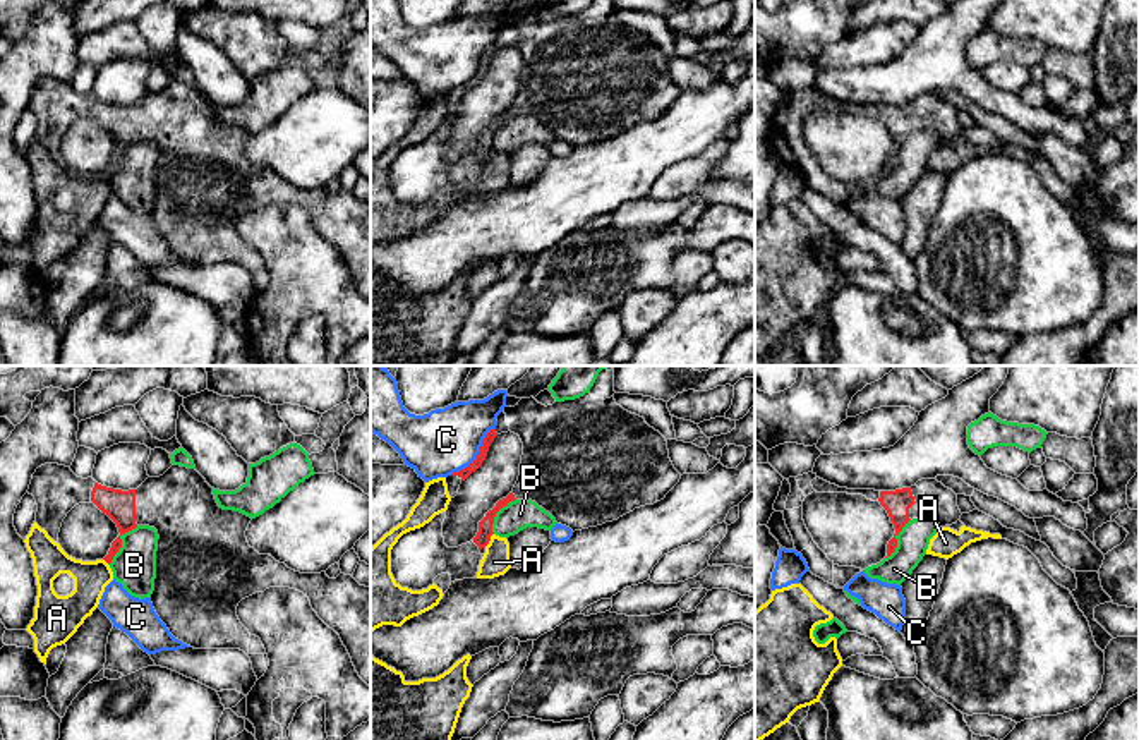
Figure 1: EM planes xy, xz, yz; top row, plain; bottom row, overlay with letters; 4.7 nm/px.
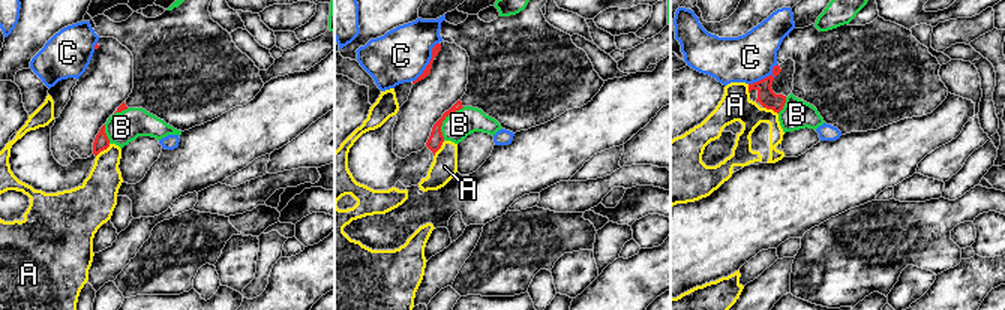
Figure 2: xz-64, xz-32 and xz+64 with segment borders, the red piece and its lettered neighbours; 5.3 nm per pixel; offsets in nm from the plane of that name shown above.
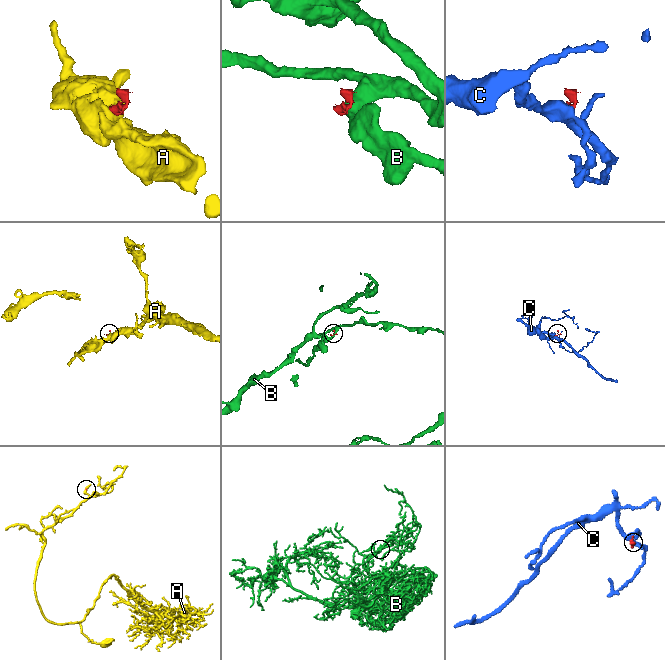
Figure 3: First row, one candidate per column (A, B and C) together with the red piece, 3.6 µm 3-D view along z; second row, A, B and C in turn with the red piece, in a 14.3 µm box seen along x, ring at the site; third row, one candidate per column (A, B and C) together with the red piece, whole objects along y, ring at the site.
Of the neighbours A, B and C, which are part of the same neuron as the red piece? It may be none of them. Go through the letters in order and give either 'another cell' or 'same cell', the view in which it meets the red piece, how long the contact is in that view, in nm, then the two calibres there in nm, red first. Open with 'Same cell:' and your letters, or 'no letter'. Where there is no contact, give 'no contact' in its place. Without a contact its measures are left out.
Same cell: no letter
A: another cell | xz | 80 nm | 70/130 nm
B: another cell | xy | 240 nm | 150/200 nm
C: another cell | xz | 300 nm | 50/300 nm

